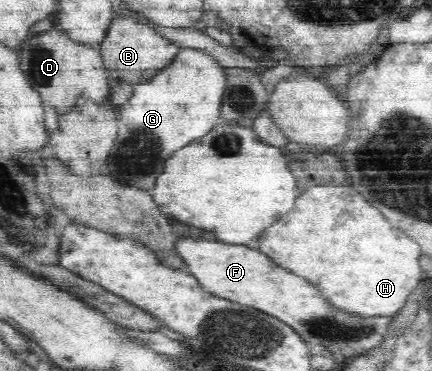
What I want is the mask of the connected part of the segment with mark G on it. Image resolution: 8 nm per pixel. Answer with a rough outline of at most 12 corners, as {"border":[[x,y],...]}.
{"border":[[182,47],[117,107],[110,175],[150,190],[222,122],[226,67]]}

